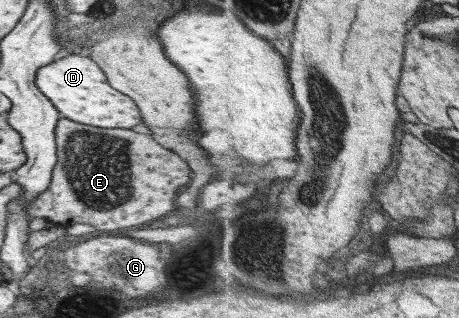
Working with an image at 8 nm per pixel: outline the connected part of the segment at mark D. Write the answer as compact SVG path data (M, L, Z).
M67 55L37 68L34 84L54 105L61 117L105 129L131 129L141 121L137 107L123 93L111 89L99 66L89 56Z

